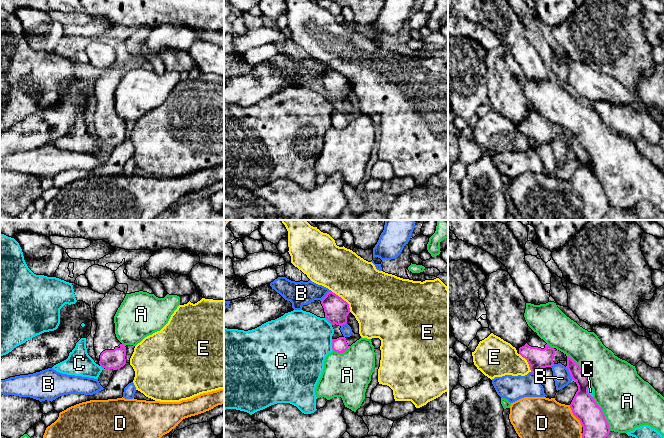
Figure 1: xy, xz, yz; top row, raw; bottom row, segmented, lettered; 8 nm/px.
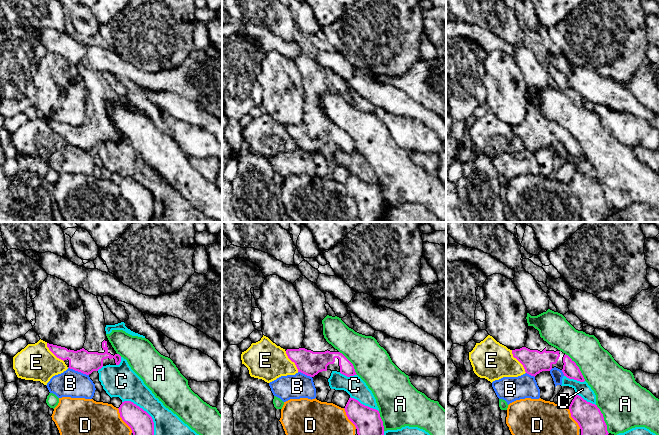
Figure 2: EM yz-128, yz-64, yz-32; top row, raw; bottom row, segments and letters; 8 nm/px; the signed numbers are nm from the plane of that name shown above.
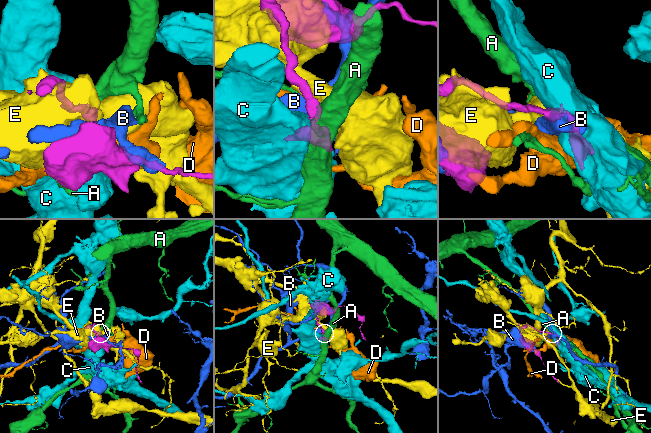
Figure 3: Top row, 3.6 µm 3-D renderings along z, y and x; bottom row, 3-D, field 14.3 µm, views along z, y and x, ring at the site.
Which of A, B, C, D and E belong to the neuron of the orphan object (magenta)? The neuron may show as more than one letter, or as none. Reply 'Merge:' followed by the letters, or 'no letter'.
Merge: no letter

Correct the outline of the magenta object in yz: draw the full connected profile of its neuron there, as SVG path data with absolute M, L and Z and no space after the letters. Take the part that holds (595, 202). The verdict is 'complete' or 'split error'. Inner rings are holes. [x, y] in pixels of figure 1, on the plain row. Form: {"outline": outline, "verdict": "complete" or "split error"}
{"outline": "M533 106L527 119L519 124L519 130L527 136L532 149L552 143L559 137L567 138L566 144L578 162L570 184L583 203L582 215L585 220L603 220L610 209L609 200L602 185L588 169L590 157L582 145L569 132L551 124Z", "verdict": "split error"}

